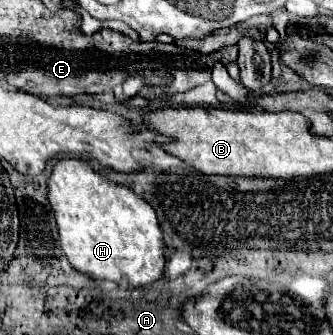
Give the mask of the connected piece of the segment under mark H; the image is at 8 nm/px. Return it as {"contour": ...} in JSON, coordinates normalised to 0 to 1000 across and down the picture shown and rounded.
{"contour":[[[204,472],[156,501],[144,603],[162,621],[186,746],[234,812],[336,842],[360,842],[378,824],[396,860],[444,854],[486,830],[498,770],[474,651],[462,621],[390,561],[330,543],[252,478]]]}

